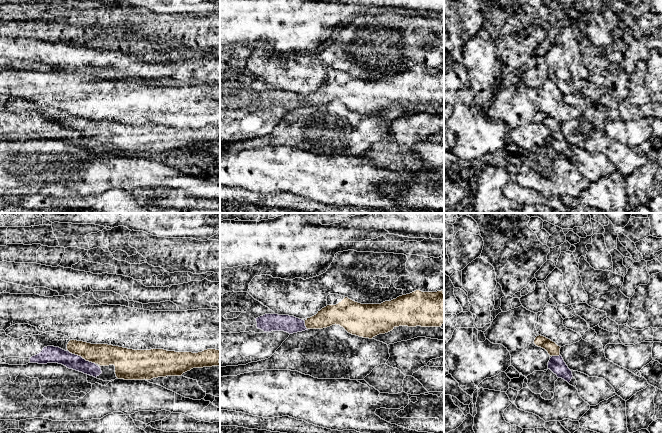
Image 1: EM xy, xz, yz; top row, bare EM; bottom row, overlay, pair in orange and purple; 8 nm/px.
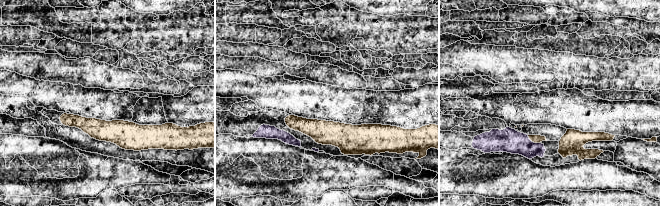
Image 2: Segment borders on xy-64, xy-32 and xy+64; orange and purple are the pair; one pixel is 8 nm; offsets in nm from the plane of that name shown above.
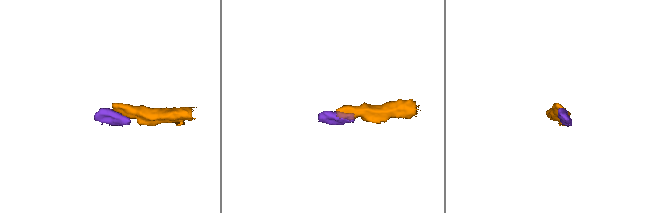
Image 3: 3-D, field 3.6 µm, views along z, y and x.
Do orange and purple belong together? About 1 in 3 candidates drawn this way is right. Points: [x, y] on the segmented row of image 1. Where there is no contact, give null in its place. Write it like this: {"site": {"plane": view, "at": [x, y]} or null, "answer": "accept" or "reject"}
{"site": {"plane": "xy", "at": [82, 357]}, "answer": "accept"}

